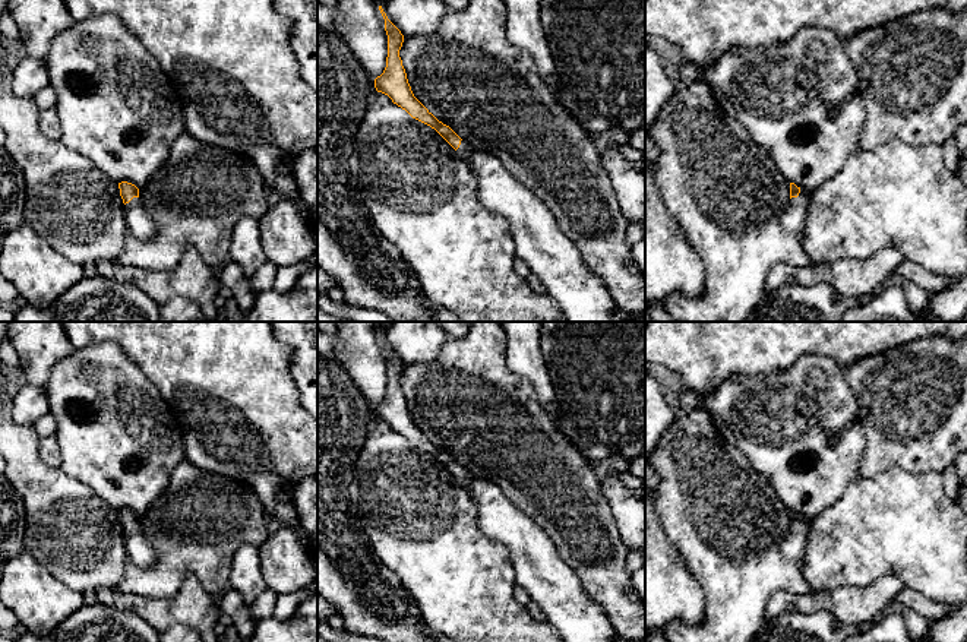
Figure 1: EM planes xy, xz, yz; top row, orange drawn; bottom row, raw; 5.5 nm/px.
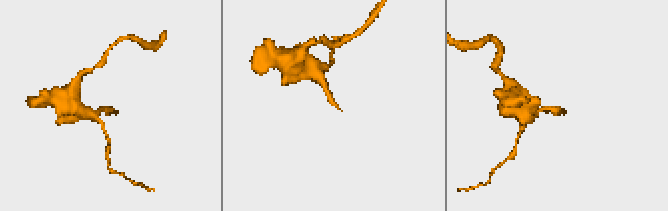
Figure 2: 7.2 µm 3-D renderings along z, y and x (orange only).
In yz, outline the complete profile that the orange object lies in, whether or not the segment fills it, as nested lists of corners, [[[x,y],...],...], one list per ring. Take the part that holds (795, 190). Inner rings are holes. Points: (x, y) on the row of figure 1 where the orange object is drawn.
[[[790,183],[790,200],[781,216],[781,222],[790,233],[793,233],[799,238],[803,237],[808,211],[809,199],[806,192],[803,192],[794,183]]]

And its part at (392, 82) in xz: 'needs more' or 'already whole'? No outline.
needs more

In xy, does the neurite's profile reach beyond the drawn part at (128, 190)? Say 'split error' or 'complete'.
split error

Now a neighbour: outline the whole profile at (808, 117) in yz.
[[[803,26],[789,41],[749,50],[733,48],[702,70],[698,79],[708,85],[723,113],[736,118],[749,137],[774,159],[784,178],[806,193],[838,174],[849,156],[859,149],[866,121],[859,78],[843,41],[828,29]],[[813,41],[822,42],[828,50],[822,64],[813,64],[808,57],[808,47]]]

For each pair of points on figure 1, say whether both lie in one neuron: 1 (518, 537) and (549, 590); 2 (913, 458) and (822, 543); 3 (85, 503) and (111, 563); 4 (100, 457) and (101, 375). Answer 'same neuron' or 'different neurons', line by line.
1: same neuron
2: different neurons
3: same neuron
4: same neuron

